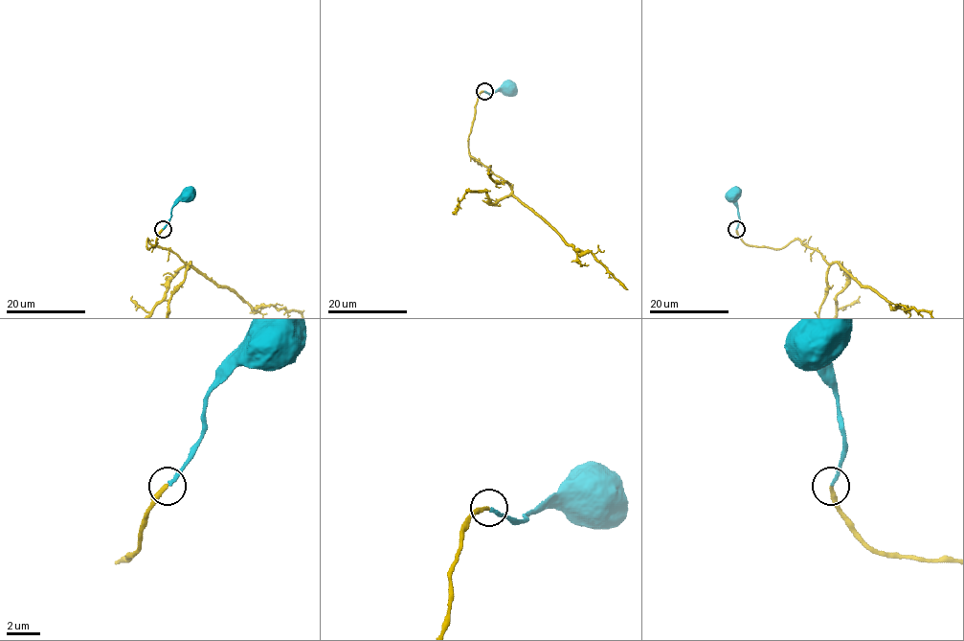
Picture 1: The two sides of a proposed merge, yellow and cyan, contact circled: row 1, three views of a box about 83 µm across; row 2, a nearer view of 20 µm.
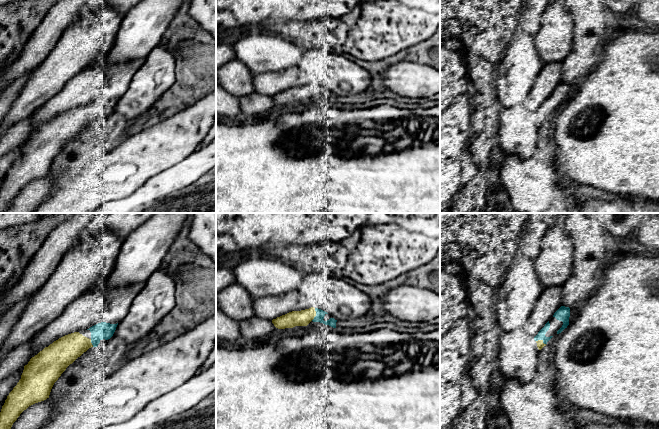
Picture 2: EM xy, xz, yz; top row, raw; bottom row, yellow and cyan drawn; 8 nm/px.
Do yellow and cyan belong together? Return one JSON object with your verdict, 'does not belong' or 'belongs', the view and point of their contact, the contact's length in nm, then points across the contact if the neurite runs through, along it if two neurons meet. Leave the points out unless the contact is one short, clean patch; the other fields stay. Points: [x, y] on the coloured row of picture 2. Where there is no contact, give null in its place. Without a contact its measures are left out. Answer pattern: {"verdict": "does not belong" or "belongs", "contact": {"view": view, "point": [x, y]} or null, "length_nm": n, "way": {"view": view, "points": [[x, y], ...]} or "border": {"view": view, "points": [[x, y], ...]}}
{"verdict": "belongs", "contact": {"view": "xz", "point": [315, 314]}, "length_nm": 110}

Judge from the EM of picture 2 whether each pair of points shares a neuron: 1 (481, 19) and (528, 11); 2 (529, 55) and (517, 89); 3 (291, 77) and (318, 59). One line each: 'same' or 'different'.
1: different
2: same
3: different

